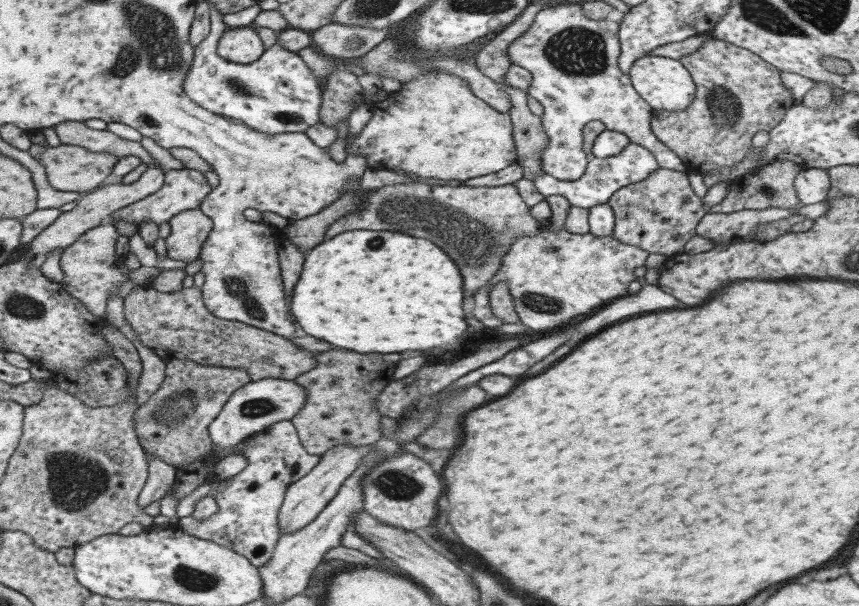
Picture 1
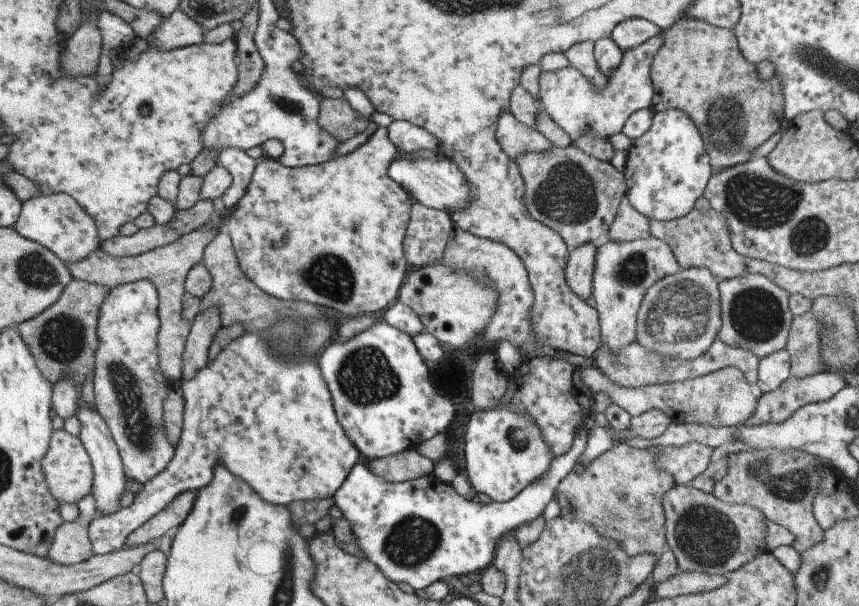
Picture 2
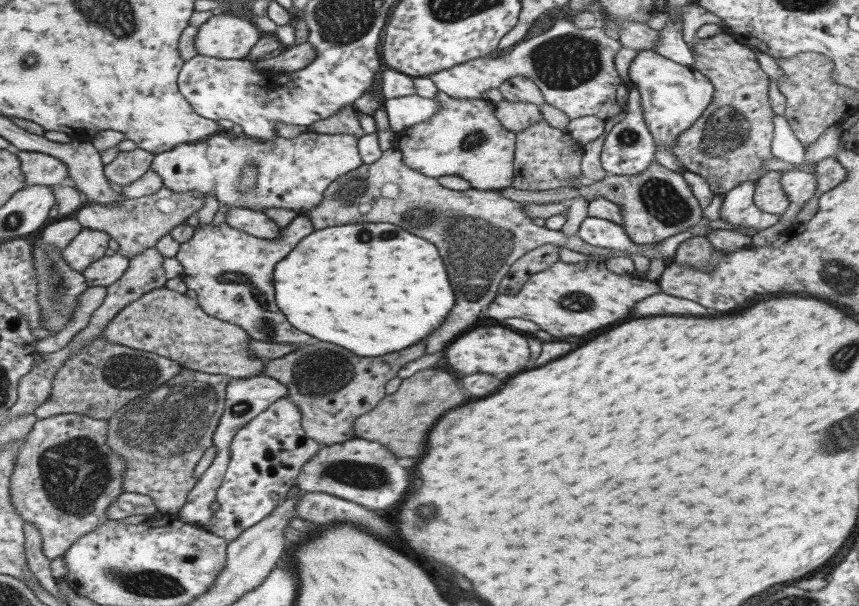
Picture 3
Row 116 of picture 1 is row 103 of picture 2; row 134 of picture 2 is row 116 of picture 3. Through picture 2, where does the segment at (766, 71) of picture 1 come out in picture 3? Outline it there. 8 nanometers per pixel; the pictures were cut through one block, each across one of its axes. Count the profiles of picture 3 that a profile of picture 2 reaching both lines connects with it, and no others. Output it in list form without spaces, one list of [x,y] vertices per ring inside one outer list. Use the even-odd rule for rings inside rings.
[[[725,32],[703,40],[696,39],[691,45],[696,50],[695,55],[692,54],[692,69],[711,82],[713,94],[708,107],[675,139],[671,150],[684,170],[705,179],[713,195],[725,194],[747,180],[756,182],[762,175],[764,162],[773,157],[770,143],[772,116],[775,114],[767,96],[769,80],[759,69],[756,52]],[[733,167],[735,174],[727,174],[733,172]]]

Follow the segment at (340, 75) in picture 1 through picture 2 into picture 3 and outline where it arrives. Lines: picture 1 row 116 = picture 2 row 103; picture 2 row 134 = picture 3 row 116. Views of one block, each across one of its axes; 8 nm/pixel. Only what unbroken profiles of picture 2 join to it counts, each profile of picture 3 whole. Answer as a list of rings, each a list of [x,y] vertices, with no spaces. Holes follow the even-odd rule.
[[[347,104],[336,114],[332,114],[329,118],[318,120],[306,127],[307,130],[323,134],[352,134],[359,139],[364,136],[364,132],[356,119],[358,108],[352,104]]]

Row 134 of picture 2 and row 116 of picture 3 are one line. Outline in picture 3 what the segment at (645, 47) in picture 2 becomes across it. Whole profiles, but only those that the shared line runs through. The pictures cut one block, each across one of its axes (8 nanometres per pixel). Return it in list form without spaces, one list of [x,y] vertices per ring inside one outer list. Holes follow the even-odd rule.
[[[554,19],[547,32],[520,41],[507,54],[499,52],[495,58],[481,57],[456,64],[447,70],[429,75],[439,91],[451,98],[480,98],[481,92],[498,86],[513,76],[531,79],[541,91],[544,102],[561,110],[569,120],[580,116],[596,116],[606,122],[619,114],[626,104],[628,85],[619,79],[613,59],[621,49],[617,38],[605,35],[598,25],[577,28],[573,22]]]

